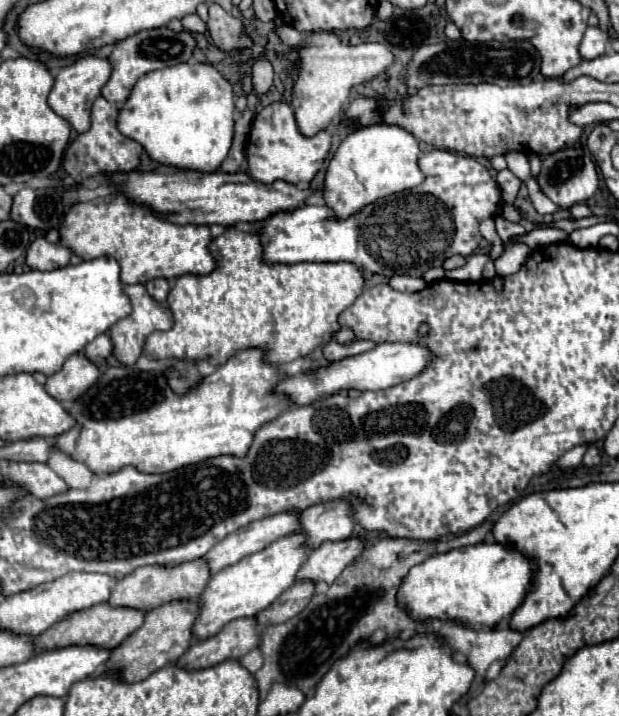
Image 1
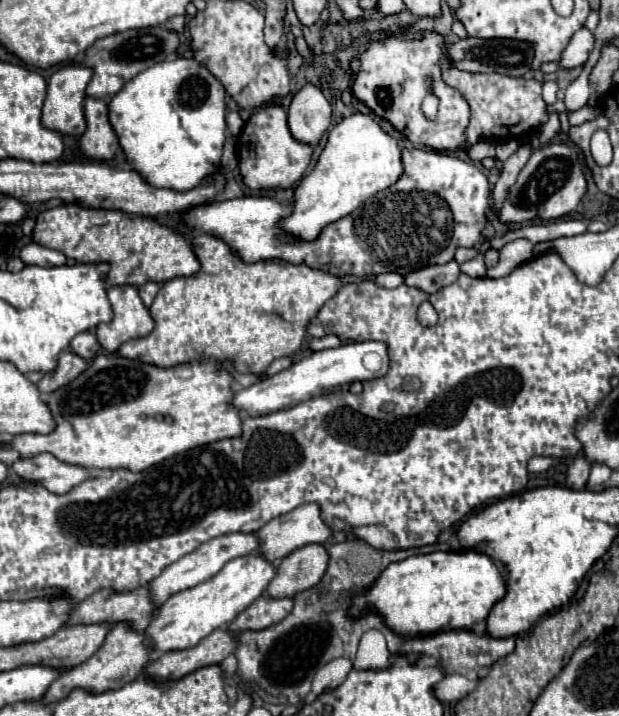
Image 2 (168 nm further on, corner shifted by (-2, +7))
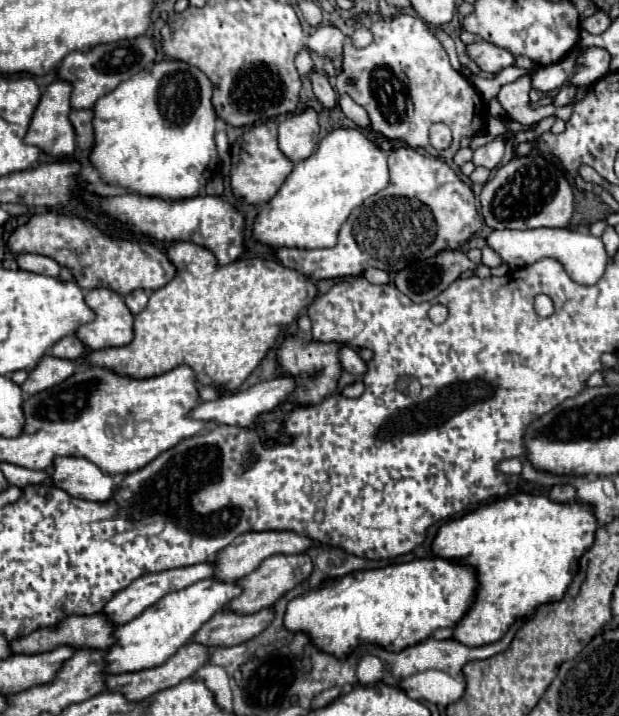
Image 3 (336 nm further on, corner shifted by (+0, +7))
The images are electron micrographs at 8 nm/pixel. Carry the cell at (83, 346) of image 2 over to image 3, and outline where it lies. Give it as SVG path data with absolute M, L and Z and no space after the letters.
M67 335L67 337L63 337L61 341L55 343L53 355L55 357L67 357L67 359L75 361L75 359L85 355L85 345L79 341L77 335Z

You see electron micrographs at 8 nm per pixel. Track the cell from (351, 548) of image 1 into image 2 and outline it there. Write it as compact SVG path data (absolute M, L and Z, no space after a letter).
M305 545L295 549L277 565L277 577L269 583L269 597L293 597L317 585L327 569L327 549L323 545Z

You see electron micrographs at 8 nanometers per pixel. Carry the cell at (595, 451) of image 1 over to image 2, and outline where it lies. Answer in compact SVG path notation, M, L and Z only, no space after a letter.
M579 455L575 457L575 461L569 465L567 469L567 479L565 479L565 485L569 489L585 489L585 483L587 483L587 477L589 477L589 471L591 471L591 463Z

